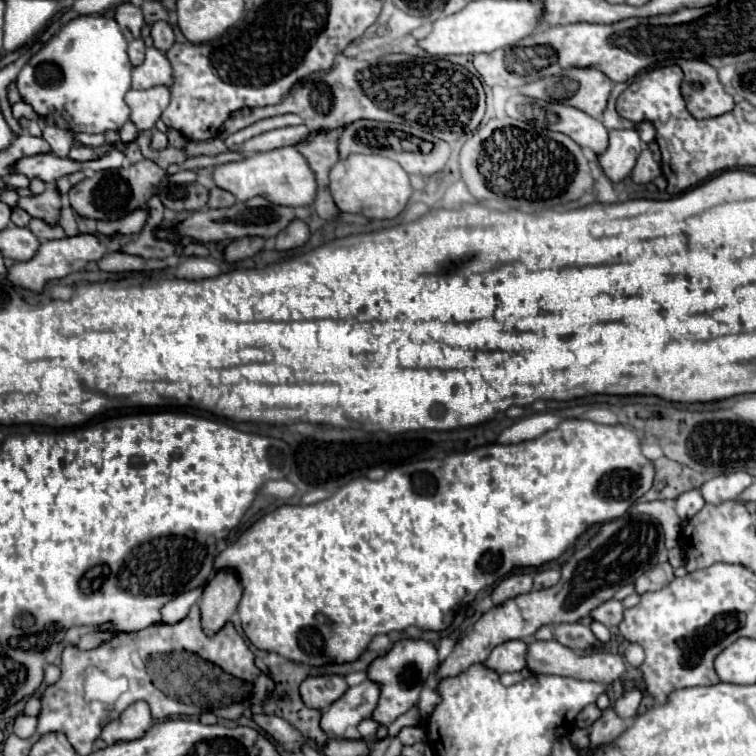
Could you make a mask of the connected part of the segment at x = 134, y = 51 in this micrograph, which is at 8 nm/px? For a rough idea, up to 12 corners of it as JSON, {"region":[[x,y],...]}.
{"region":[[132,39],[128,43],[128,57],[132,65],[144,59],[144,41]]}

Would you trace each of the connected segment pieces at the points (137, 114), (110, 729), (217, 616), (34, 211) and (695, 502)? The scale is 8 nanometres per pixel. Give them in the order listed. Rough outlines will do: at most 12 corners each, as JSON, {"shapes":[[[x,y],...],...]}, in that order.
{"shapes":[[[164,85],[130,89],[126,103],[138,131],[154,127],[170,103]],[[146,701],[132,703],[102,729],[108,745],[144,737],[152,727]],[[218,571],[200,599],[202,629],[216,635],[236,613],[242,585]],[[54,185],[38,197],[22,197],[18,207],[30,217],[58,221],[60,195]],[[690,489],[676,499],[676,513],[682,521],[692,519],[704,497]]]}

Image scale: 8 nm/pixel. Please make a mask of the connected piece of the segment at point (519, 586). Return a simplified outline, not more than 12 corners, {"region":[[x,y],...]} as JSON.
{"region":[[530,573],[506,577],[492,593],[496,605],[532,589]]}

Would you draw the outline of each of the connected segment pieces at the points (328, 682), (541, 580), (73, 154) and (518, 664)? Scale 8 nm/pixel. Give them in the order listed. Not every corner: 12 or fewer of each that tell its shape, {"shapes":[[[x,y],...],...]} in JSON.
{"shapes":[[[342,675],[308,677],[302,701],[328,709],[348,691]],[[544,569],[534,575],[534,589],[552,587],[560,571]],[[72,147],[70,159],[88,161],[98,155],[90,147]],[[506,641],[492,649],[484,667],[512,673],[526,667],[526,643]]]}

